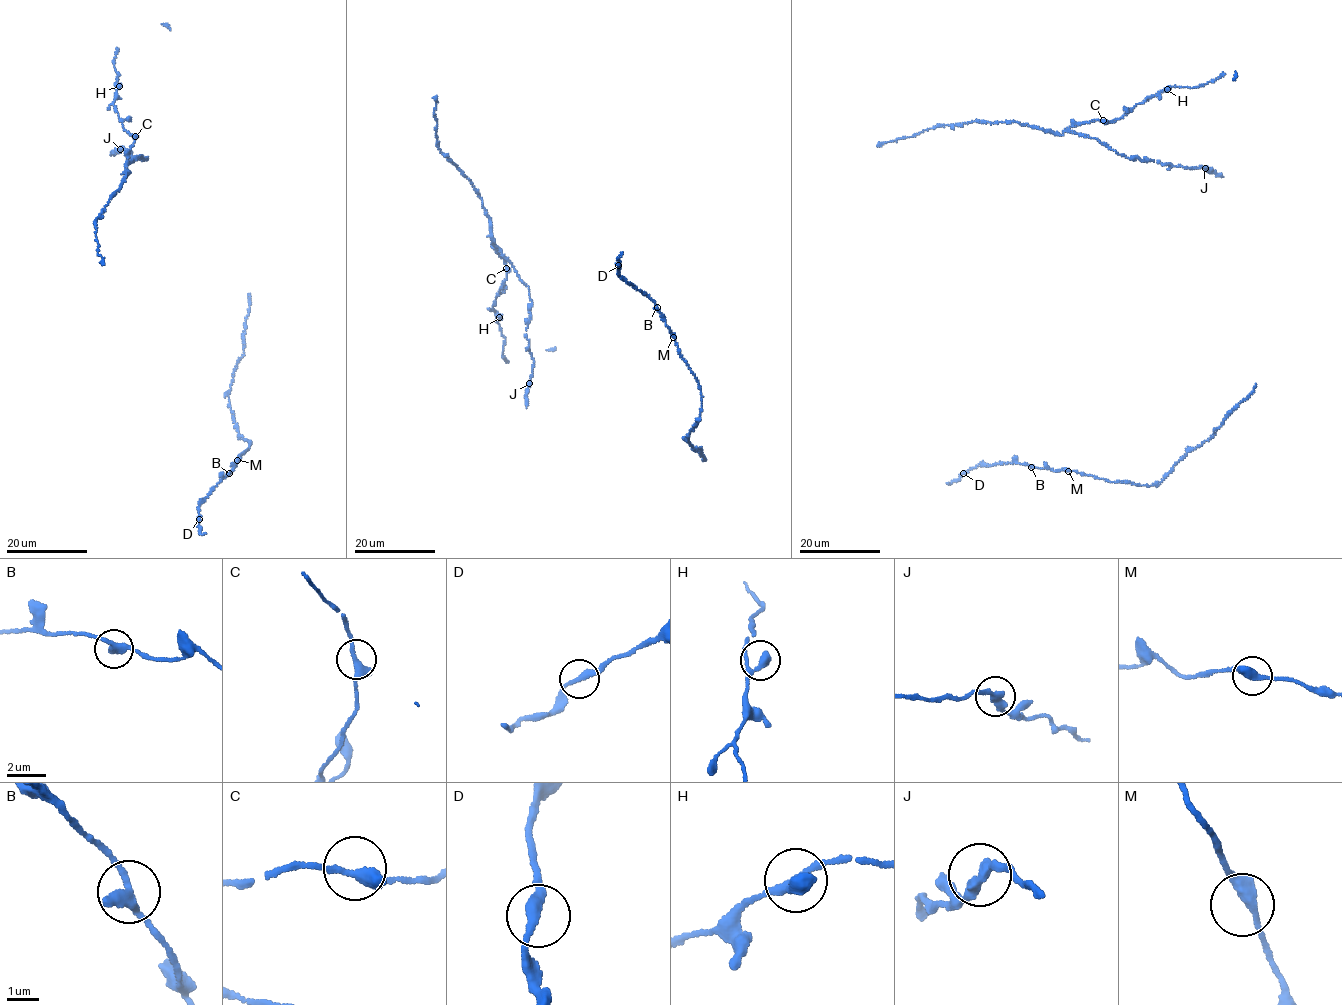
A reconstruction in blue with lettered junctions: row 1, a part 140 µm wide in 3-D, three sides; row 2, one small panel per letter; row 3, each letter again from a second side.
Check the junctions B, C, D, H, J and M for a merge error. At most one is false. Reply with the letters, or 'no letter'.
J

